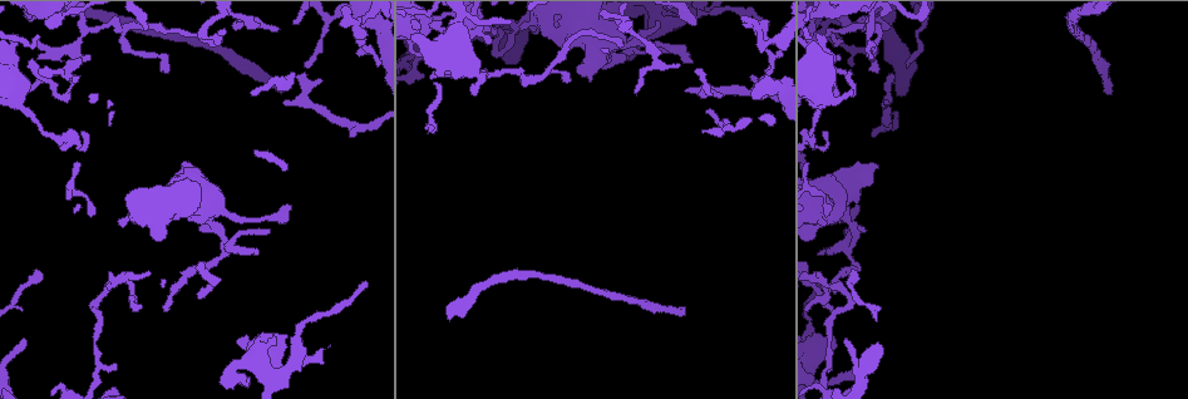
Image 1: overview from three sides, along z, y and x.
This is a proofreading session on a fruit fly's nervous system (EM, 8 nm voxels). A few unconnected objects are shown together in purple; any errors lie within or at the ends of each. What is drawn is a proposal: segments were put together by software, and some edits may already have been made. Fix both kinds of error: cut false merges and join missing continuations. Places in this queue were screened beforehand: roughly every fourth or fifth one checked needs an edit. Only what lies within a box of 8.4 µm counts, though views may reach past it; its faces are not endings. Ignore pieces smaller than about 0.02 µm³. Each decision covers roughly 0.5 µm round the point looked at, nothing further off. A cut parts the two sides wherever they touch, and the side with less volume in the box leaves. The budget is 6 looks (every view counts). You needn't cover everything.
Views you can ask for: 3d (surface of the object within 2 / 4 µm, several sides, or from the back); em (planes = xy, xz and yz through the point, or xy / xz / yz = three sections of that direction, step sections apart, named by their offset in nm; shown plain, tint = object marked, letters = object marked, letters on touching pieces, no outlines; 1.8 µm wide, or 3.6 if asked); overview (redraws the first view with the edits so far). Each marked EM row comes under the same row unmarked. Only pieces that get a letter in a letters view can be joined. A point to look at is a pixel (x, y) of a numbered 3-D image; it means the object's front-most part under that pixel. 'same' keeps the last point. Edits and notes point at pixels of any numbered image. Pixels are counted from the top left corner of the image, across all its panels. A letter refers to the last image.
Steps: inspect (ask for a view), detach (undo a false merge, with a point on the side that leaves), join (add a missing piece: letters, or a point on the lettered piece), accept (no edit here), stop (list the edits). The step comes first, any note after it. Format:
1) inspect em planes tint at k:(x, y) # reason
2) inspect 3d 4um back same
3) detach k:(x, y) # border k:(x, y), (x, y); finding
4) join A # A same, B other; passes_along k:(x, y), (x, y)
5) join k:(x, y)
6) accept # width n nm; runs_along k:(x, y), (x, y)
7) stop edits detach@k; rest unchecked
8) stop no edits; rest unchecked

inspect em yz step 8 tint at 1:(359, 53) # branch stops here

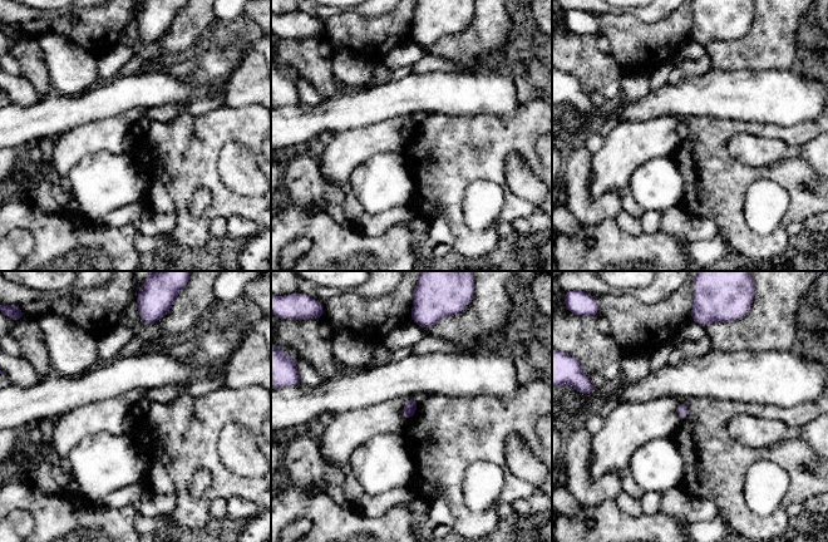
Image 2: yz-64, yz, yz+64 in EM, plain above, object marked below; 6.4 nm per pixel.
inspect em planes letters same # cut it another way

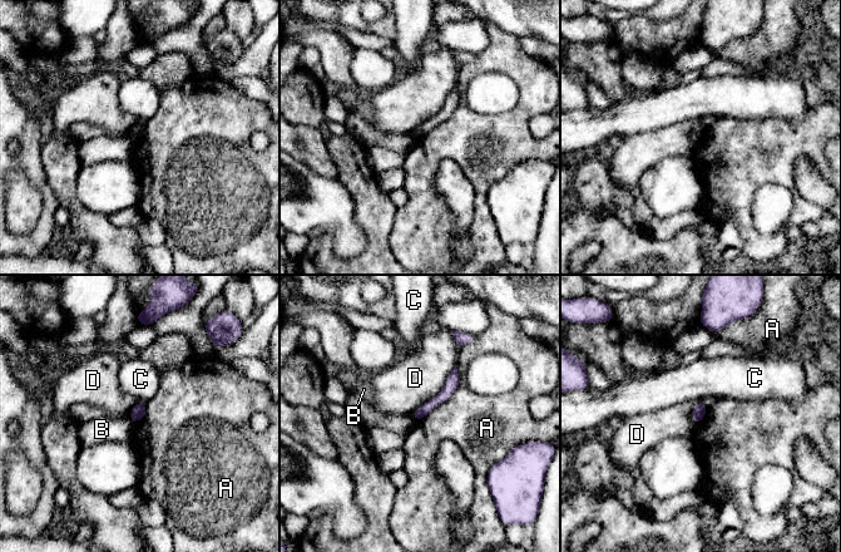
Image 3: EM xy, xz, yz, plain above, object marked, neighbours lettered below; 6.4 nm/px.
accept # A other, B other, C other, D other; runs_along 3:(454, 373), (450, 387), (417, 417); none of them fits

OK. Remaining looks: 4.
inspect em xy step 4 tint at 1:(105, 25) # calibre changes

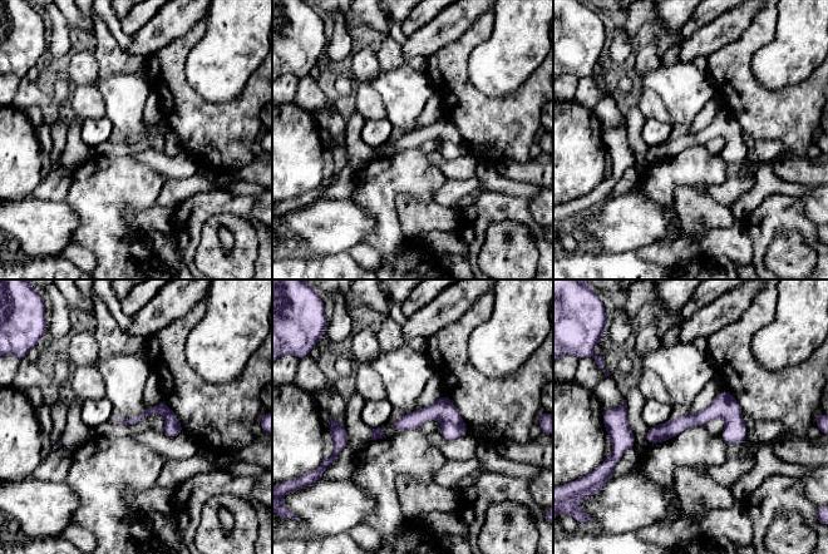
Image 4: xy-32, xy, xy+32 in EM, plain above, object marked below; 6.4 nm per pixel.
inspect em planes letters same # another direction

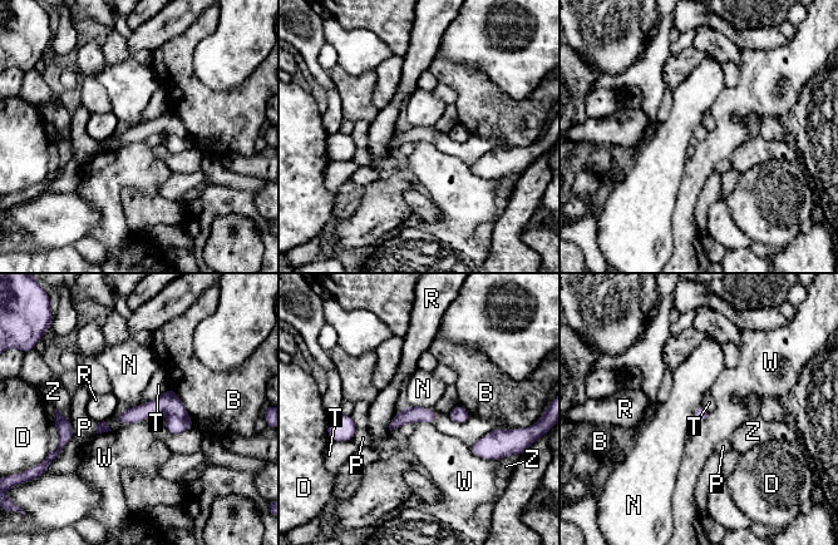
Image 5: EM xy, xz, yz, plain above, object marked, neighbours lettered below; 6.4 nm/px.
accept # width 90 nm; B other, D other, N other, P other, R other, T other, W other, Z other; runs_along 5:(121, 416), (169, 407), (190, 424); continuous, no second neuron

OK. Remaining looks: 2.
inspect 3d 2um at 1:(221, 234) # calibre changes

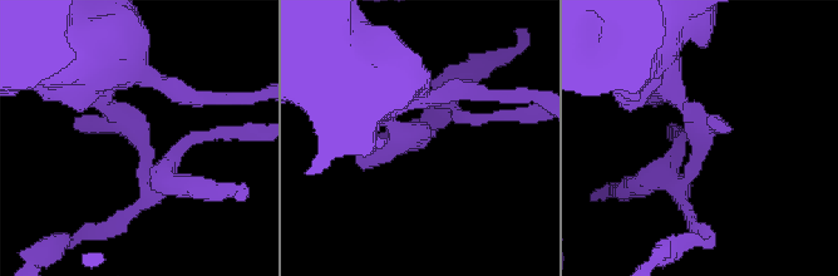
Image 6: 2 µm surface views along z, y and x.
inspect em planes letters at 6:(416, 136) # need the tissue

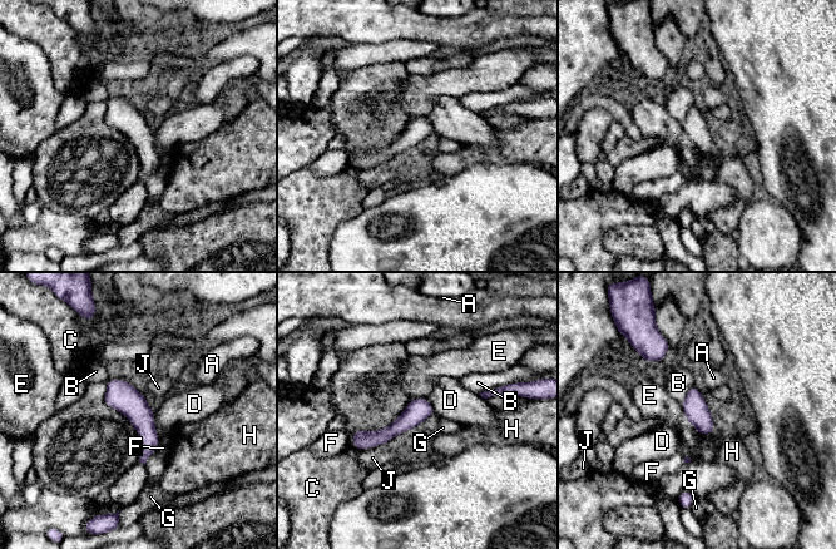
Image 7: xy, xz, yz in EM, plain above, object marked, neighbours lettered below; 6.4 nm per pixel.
accept # A other, B other, C other, D other, E other, F other, G other, H other, J other; border 7:(428, 397), (435, 413); all the same neuron

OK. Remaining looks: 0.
stop no edits; rest unchecked

